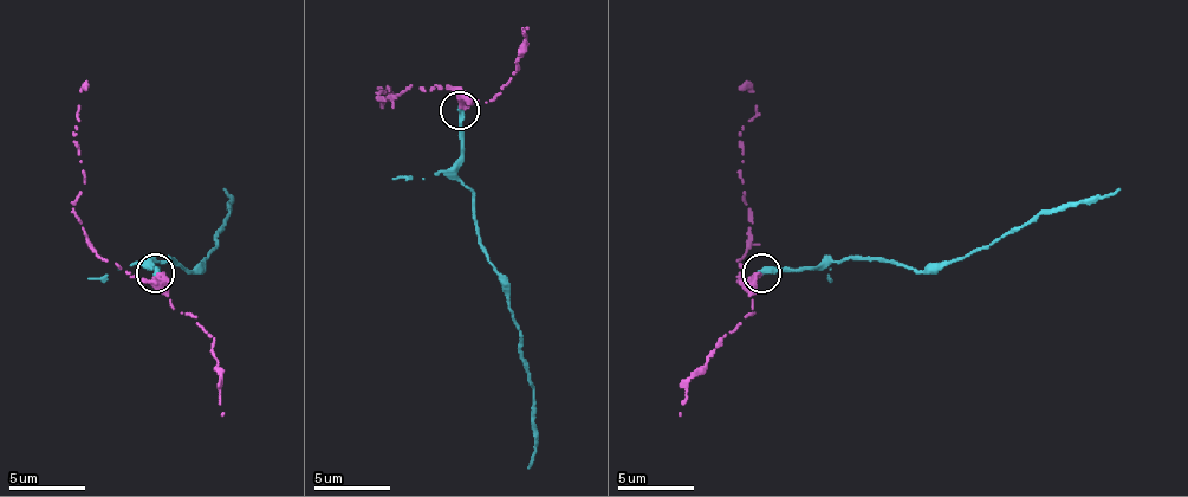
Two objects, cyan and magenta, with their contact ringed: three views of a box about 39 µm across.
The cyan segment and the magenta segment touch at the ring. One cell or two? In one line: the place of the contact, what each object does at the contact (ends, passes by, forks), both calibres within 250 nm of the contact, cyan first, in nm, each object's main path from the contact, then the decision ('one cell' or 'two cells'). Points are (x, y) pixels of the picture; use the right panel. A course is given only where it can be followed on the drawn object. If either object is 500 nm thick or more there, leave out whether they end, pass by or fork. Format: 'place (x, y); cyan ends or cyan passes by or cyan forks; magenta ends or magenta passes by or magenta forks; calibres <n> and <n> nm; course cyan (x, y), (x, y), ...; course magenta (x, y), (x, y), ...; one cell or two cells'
place (761, 272); calibres 400 and 500 nm; course cyan (763, 273), (828, 266), (843, 258), (884, 258), (930, 270), (987, 247), (1040, 213), (1097, 201), (1121, 189); course magenta (759, 273), (744, 282), (737, 263), (747, 251), (740, 133), (755, 114), (755, 91), (740, 86); two cells

